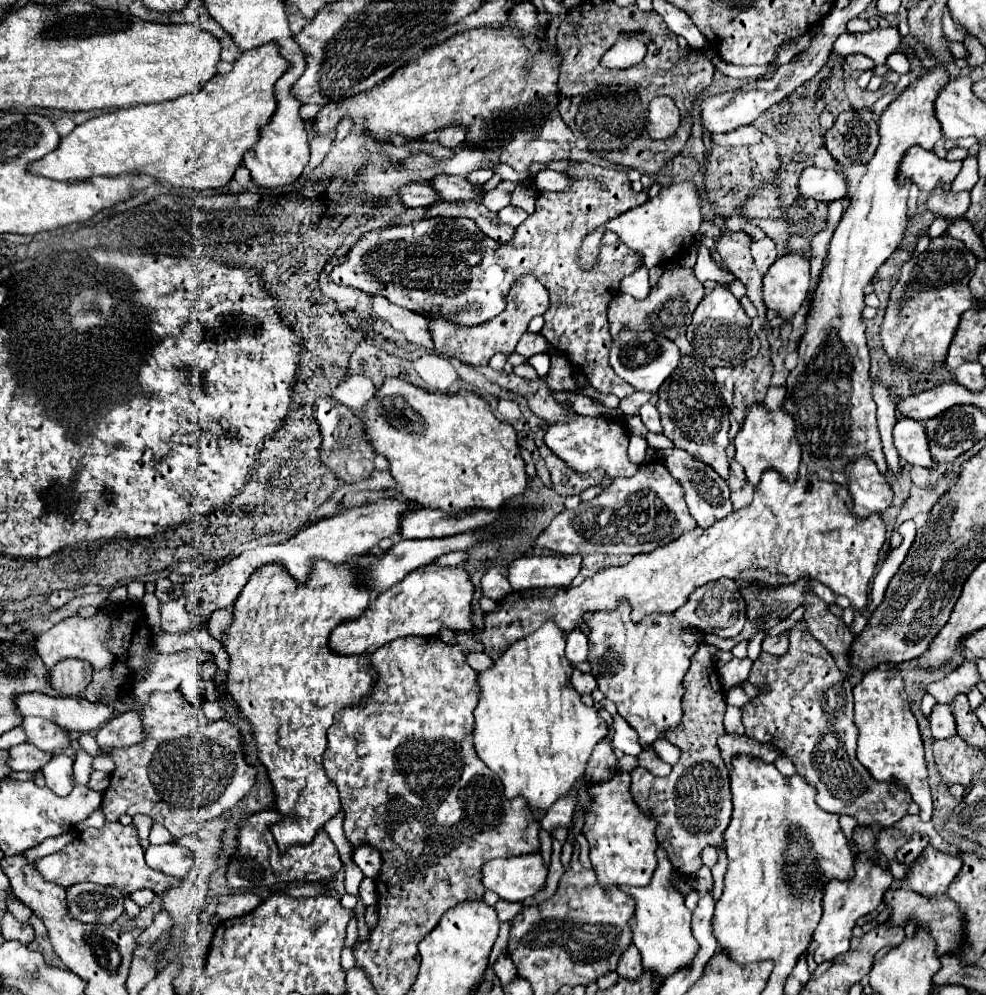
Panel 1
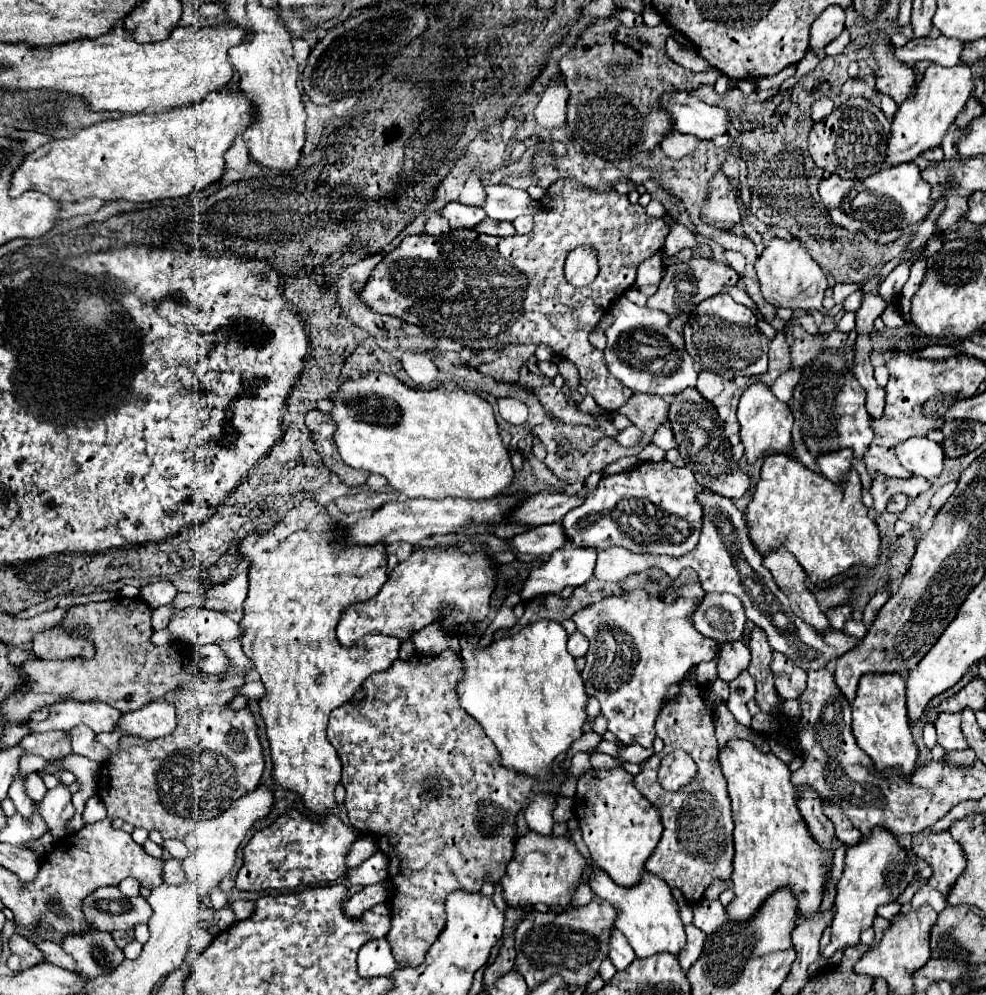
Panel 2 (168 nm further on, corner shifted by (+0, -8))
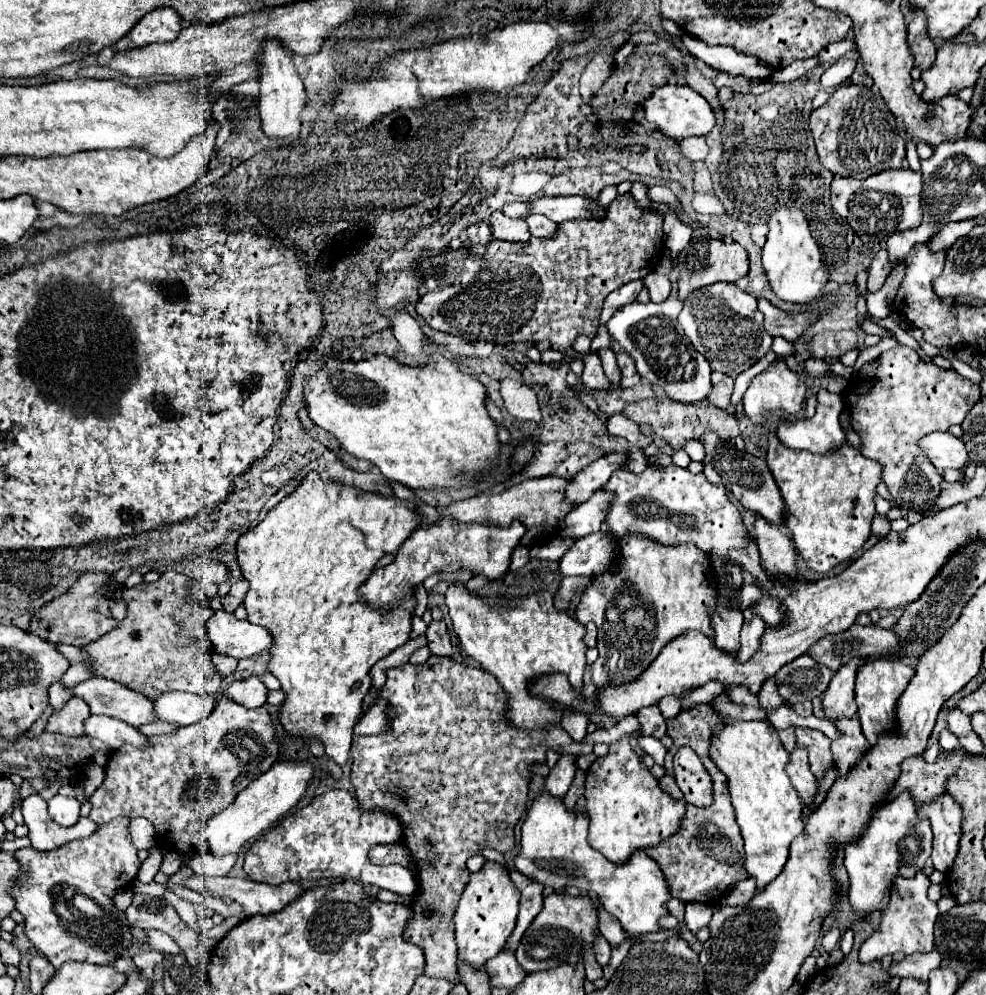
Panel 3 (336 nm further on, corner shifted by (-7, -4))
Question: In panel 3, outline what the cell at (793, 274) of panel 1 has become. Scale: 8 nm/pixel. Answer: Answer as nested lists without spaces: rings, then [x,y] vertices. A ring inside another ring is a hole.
[[[782,207],[770,215],[770,231],[762,249],[762,267],[768,275],[774,295],[788,303],[814,303],[824,295],[830,271],[822,261],[818,243],[812,239],[806,217],[796,207]]]

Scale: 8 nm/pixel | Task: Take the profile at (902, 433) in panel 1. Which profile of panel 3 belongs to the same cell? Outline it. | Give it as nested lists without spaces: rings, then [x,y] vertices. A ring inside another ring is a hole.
[[[948,431],[944,433],[930,433],[920,439],[920,449],[924,449],[924,455],[932,461],[932,465],[942,471],[942,469],[962,469],[966,463],[966,447],[964,443],[950,435]]]

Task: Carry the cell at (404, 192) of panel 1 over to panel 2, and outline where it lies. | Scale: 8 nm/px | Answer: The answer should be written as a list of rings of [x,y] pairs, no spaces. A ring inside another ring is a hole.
[[[447,203],[441,211],[447,217],[451,229],[475,229],[481,219],[485,219],[485,211],[481,207],[467,207],[461,203]]]

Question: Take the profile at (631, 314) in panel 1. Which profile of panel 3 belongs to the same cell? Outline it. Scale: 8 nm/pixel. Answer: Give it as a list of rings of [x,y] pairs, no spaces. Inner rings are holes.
[[[696,231],[692,235],[692,241],[678,255],[676,269],[680,273],[678,297],[680,297],[680,301],[684,301],[684,297],[688,297],[688,293],[702,289],[704,285],[712,285],[712,283],[720,283],[720,281],[736,283],[740,277],[744,277],[748,273],[748,255],[746,255],[744,247],[740,247],[738,243],[726,245],[718,239],[704,237],[704,235],[700,235],[700,231]]]

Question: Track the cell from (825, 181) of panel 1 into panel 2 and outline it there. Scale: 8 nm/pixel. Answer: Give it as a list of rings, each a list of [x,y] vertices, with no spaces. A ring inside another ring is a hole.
[[[915,163],[893,165],[867,179],[841,179],[829,175],[819,183],[819,195],[829,209],[831,219],[853,235],[867,233],[869,229],[909,231],[909,227],[925,219],[933,207],[933,201],[929,201],[929,185],[921,179],[921,169]]]

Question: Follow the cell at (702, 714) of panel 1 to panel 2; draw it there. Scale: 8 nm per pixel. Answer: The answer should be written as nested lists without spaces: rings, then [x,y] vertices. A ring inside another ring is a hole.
[[[693,681],[681,683],[681,697],[665,705],[657,717],[657,735],[663,739],[665,747],[661,749],[661,753],[655,753],[649,761],[645,761],[645,765],[641,765],[641,773],[635,777],[637,789],[659,809],[665,827],[657,849],[645,863],[645,869],[653,875],[661,875],[669,887],[675,887],[683,893],[689,905],[695,905],[701,901],[703,891],[711,885],[713,879],[727,881],[731,877],[735,853],[731,803],[725,777],[719,769],[719,743],[715,739],[715,723],[713,715],[705,709],[705,703],[701,699],[701,685]],[[675,749],[689,753],[699,767],[699,775],[685,789],[681,789],[681,793],[669,793],[661,789],[657,781],[661,759]]]

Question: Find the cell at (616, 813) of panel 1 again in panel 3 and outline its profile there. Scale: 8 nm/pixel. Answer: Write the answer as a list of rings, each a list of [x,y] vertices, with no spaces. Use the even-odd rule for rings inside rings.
[[[628,735],[618,743],[610,745],[606,757],[596,761],[598,767],[586,771],[586,809],[590,817],[588,843],[594,845],[608,861],[622,865],[634,851],[658,845],[680,827],[686,803],[682,799],[672,799],[660,789],[658,779],[654,779],[640,757],[632,751]]]

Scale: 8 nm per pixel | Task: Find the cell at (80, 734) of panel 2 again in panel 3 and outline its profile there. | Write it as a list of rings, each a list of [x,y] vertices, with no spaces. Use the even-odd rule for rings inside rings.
[[[88,717],[84,721],[86,727],[86,735],[100,739],[102,743],[106,743],[112,751],[120,749],[126,741],[136,745],[136,747],[144,747],[146,745],[146,735],[142,735],[136,727],[124,723],[124,721],[116,721],[114,717]]]

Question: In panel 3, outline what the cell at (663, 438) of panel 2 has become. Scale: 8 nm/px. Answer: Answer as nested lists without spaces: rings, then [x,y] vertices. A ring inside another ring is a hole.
[[[698,440],[686,441],[683,450],[688,453],[689,457],[692,458],[693,461],[702,462],[706,455],[703,445]]]

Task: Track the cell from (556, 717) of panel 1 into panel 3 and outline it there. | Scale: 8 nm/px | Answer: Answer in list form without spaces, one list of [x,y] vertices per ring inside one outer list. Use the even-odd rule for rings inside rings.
[[[450,585],[446,591],[446,605],[450,609],[450,619],[454,631],[460,637],[462,647],[470,657],[474,657],[484,671],[492,673],[500,687],[504,689],[508,703],[502,717],[520,731],[544,731],[560,723],[570,715],[568,707],[546,701],[544,697],[532,695],[534,679],[564,673],[572,689],[580,695],[584,685],[586,669],[586,645],[582,641],[586,629],[582,623],[572,619],[564,611],[556,611],[552,605],[552,595],[540,591],[524,597],[514,609],[496,609],[484,605],[478,597],[470,595],[464,585]]]

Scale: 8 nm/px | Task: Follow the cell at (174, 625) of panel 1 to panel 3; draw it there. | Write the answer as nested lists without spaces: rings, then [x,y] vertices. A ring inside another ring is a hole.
[[[224,609],[214,611],[206,625],[214,649],[234,659],[252,657],[272,645],[268,629],[250,623],[248,619],[236,619],[234,613],[228,613]]]

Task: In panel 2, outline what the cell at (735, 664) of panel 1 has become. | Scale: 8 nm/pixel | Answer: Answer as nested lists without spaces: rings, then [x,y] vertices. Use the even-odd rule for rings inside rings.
[[[729,641],[717,645],[717,675],[723,681],[735,679],[749,665],[749,649],[741,641]]]

